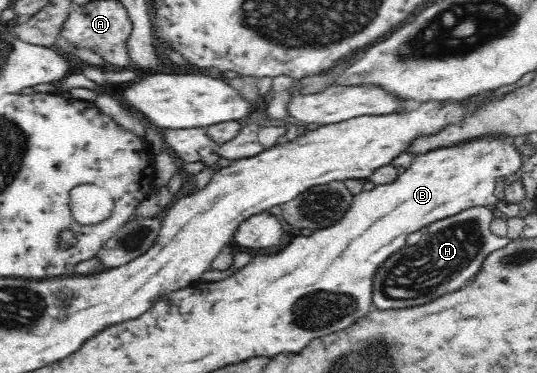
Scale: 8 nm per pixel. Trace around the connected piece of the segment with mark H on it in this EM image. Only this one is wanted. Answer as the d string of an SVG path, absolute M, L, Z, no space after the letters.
M475 206L467 208L455 216L447 216L443 220L437 220L424 228L421 239L417 244L405 245L397 252L394 252L375 272L373 280L372 301L379 310L403 309L424 305L439 296L447 293L465 289L465 283L473 280L474 276L481 270L483 261L491 252L506 247L512 240L505 237L496 236L491 232L490 224L494 219L491 207Z

